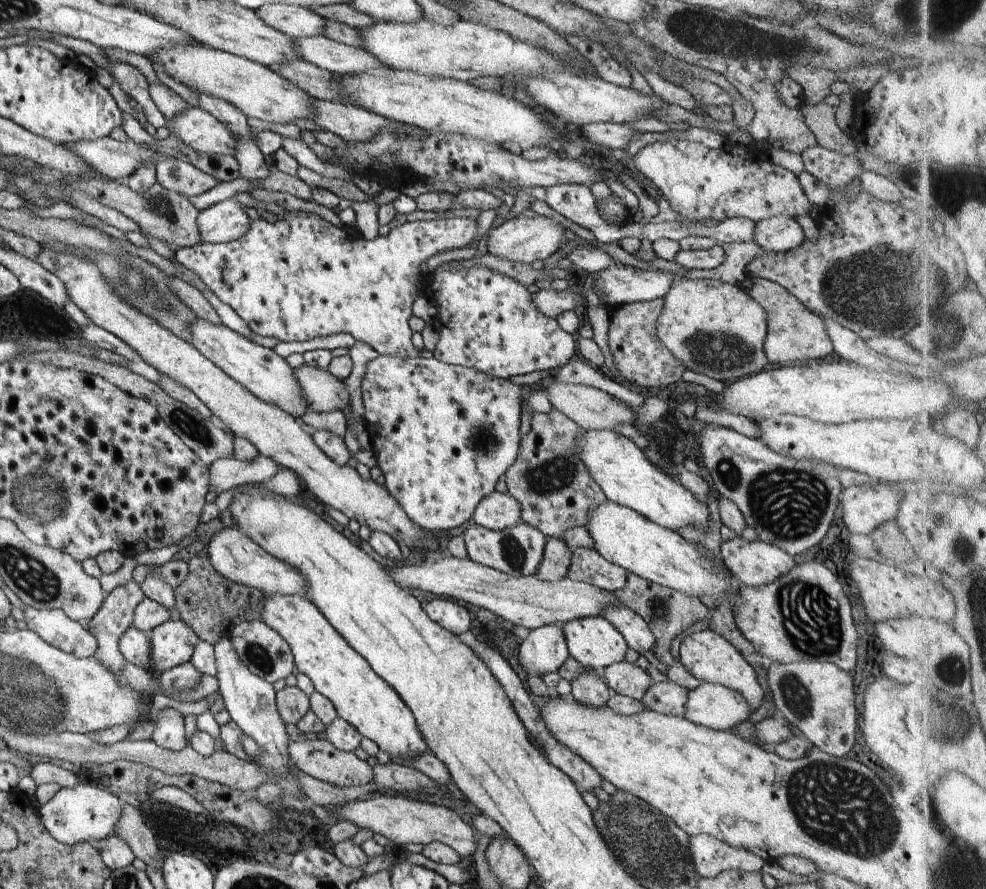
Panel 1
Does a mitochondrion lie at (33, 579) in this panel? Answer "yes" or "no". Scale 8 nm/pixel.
yes

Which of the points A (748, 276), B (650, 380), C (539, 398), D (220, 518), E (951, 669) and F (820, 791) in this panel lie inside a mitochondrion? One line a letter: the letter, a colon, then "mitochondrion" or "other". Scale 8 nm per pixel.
A: other
B: other
C: other
D: other
E: mitochondrion
F: mitochondrion

